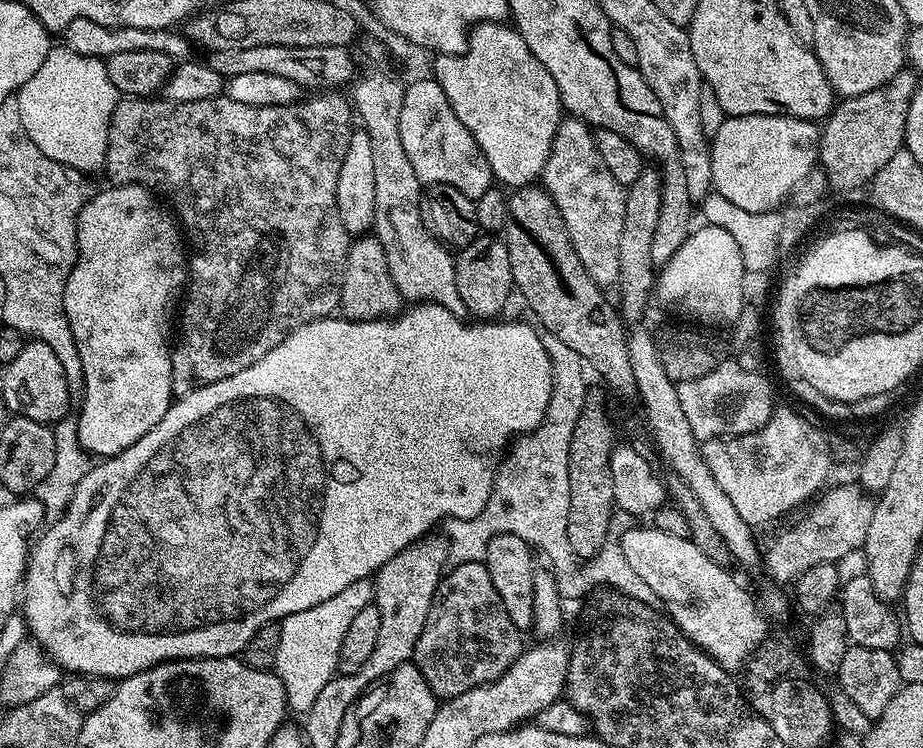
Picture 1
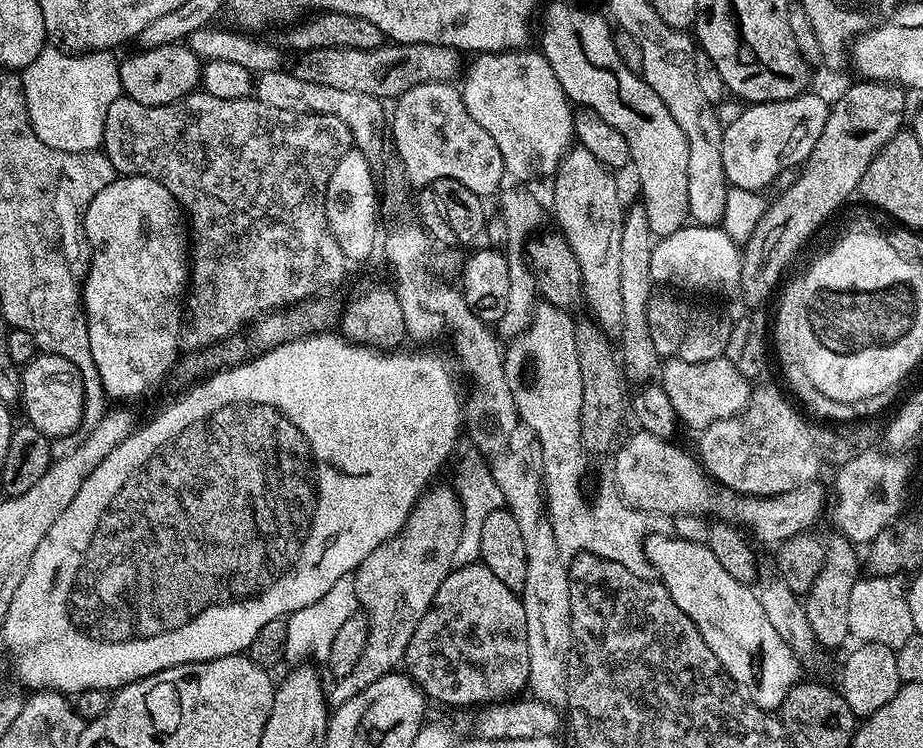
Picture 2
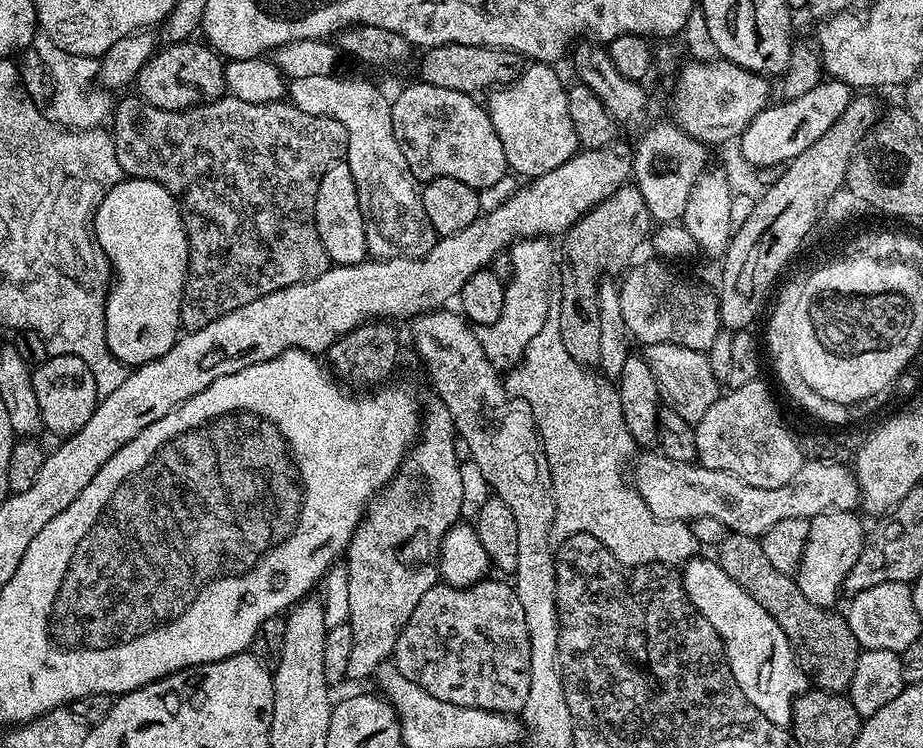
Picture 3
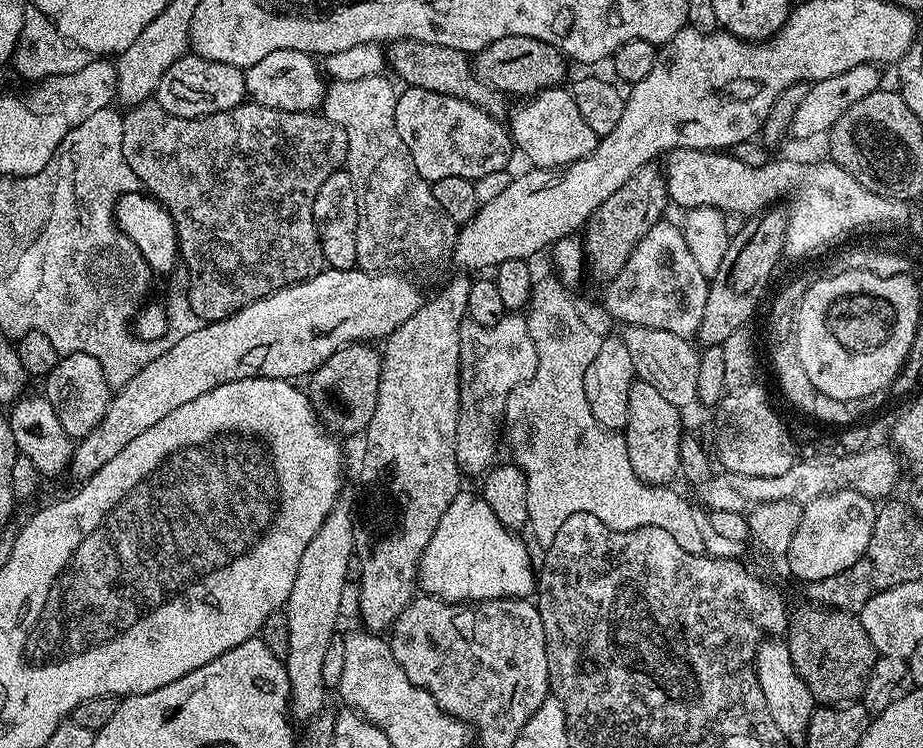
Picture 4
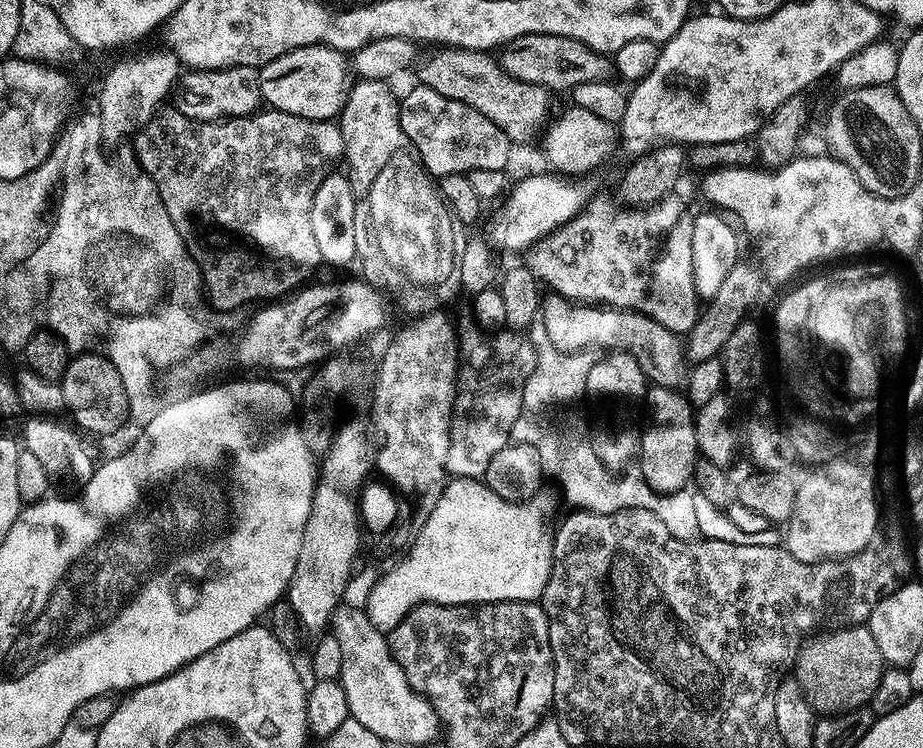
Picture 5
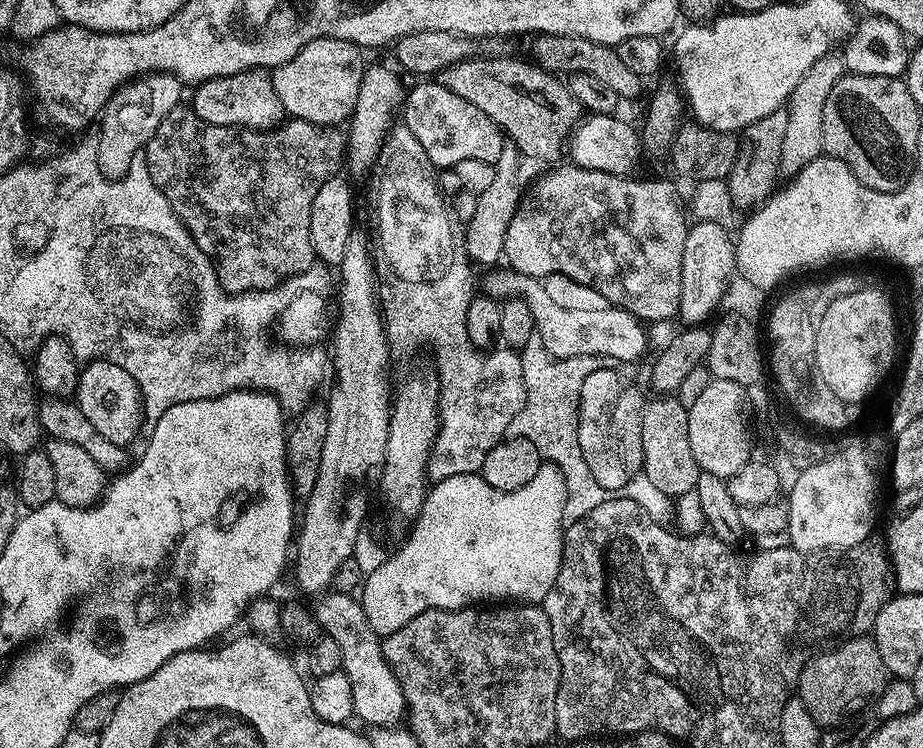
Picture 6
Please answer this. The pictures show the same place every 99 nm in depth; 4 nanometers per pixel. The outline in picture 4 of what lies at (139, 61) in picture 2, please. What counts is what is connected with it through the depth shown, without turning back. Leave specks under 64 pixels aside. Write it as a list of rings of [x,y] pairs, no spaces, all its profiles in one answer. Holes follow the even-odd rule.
[[[185,54],[170,66],[170,70],[166,70],[166,74],[162,74],[154,93],[154,103],[178,118],[198,118],[236,108],[245,103],[247,94],[244,69]]]

